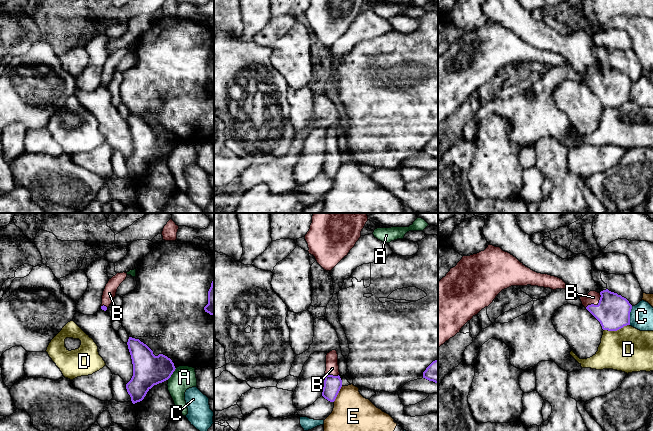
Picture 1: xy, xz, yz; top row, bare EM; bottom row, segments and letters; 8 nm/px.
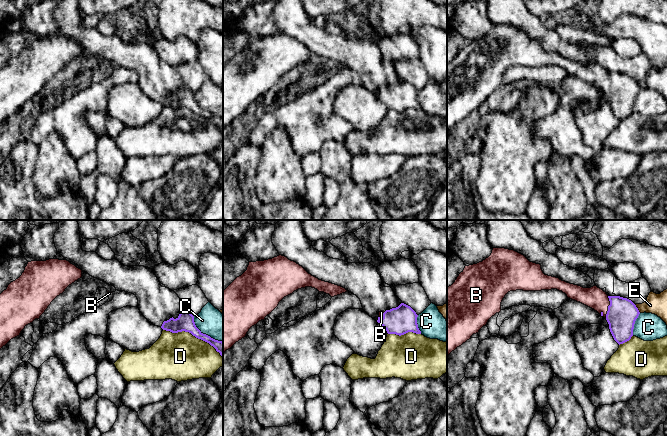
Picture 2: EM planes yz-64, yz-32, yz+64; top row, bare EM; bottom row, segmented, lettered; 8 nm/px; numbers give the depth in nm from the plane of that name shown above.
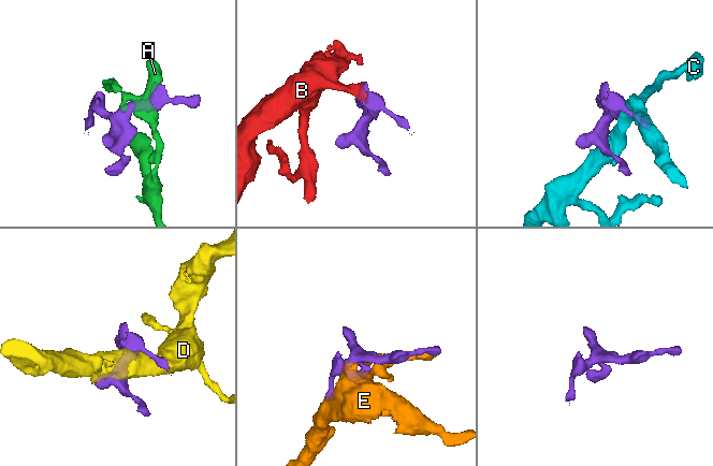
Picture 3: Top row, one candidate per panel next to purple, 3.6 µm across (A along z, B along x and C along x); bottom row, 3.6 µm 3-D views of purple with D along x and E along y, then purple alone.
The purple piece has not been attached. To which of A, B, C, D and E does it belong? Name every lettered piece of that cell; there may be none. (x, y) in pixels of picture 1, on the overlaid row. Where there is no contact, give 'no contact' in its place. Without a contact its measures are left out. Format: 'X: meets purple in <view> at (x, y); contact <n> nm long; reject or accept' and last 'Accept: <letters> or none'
A: meets purple in xy at (172, 373); contact 120 nm long; reject
B: meets purple in yz at (596, 305); contact 170 nm long; accept
C: meets purple in yz at (629, 315); contact 150 nm long; reject
D: meets purple in yz at (616, 330); contact 220 nm long; reject
E: meets purple in xz at (337, 394); contact 150 nm long; reject
Accept: B

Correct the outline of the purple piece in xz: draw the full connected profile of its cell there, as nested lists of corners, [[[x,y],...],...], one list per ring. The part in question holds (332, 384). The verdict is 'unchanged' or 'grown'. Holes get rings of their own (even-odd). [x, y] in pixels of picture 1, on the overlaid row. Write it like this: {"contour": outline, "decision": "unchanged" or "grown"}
{"contour": [[[332,350],[326,355],[325,374],[322,396],[328,401],[334,402],[342,387],[342,380],[339,376],[338,354],[336,350]]], "decision": "grown"}

